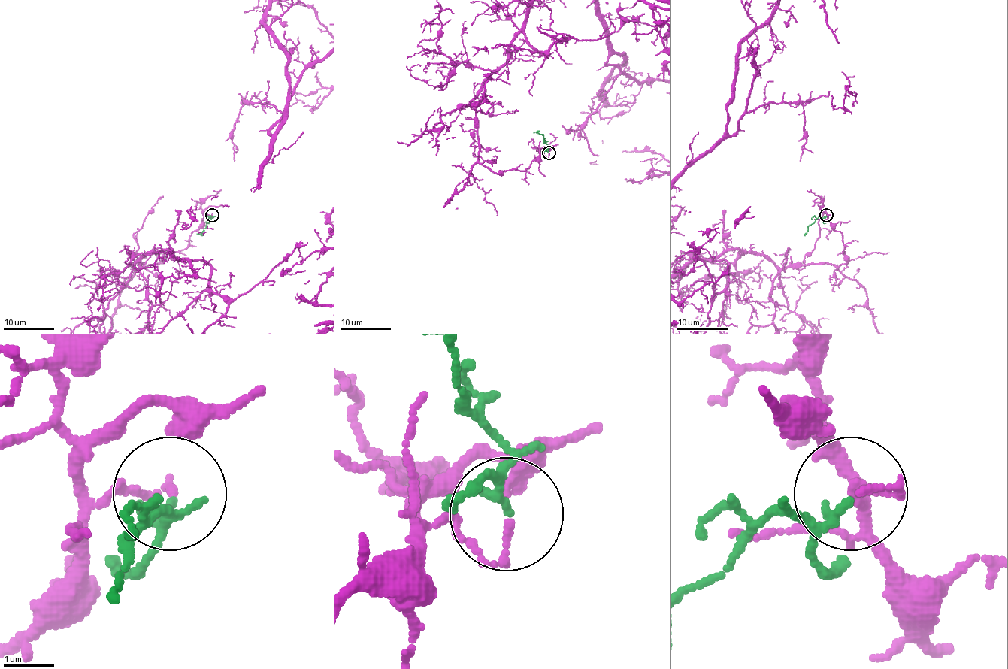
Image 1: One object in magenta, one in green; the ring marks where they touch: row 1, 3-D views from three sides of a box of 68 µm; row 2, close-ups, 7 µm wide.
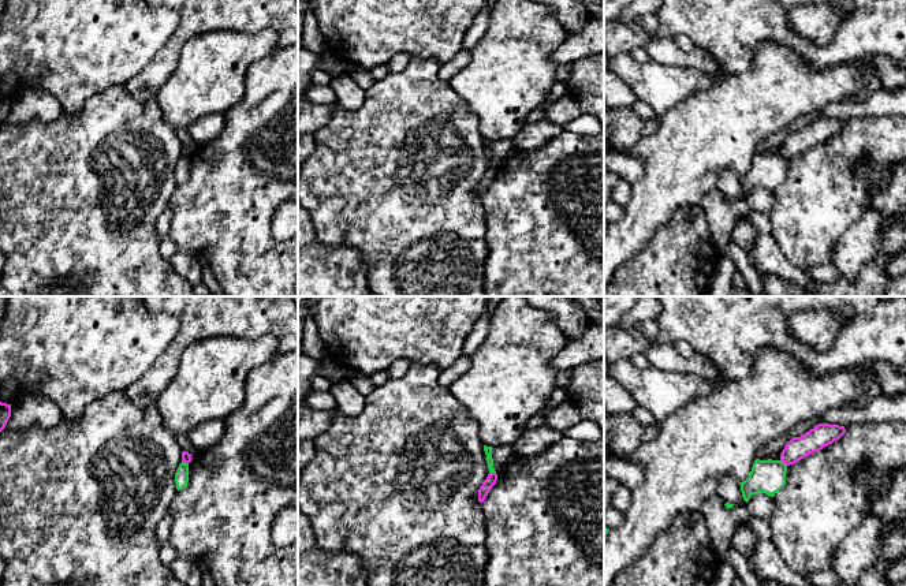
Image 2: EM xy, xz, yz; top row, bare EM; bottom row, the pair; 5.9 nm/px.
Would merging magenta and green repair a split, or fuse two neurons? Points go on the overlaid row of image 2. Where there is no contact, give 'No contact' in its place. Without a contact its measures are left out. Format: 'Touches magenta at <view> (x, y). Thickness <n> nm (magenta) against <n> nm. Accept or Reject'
Touches magenta at xz (492, 473). Thickness 70 nm (magenta) against 50 nm. Reject

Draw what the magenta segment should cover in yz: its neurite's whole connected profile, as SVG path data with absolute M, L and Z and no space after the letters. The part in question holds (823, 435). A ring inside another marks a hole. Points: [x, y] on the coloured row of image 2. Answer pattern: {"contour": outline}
{"contour": "M819 423L801 437L793 437L780 454L780 460L786 464L806 458L808 455L823 449L839 440L846 433L845 426Z"}

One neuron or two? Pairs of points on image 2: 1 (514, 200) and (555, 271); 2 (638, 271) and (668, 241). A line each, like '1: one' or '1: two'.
1: one
2: one

